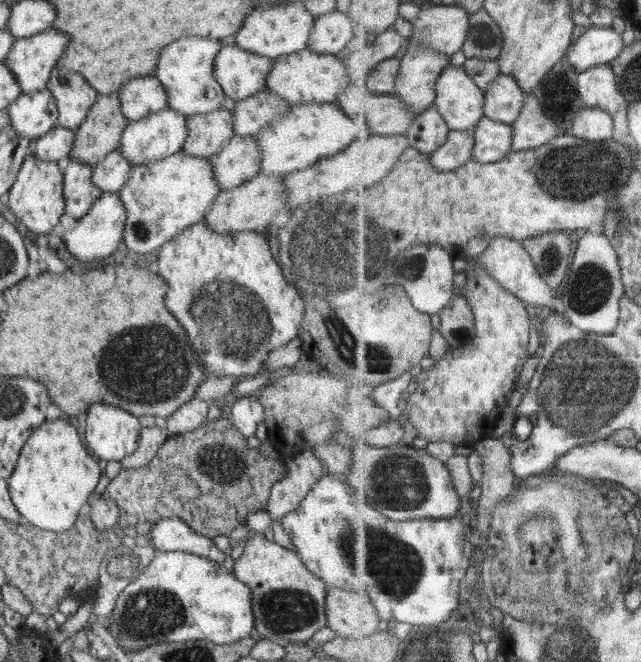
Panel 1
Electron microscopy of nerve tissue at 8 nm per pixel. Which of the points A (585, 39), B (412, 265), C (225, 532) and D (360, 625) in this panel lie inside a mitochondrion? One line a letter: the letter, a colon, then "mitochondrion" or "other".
A: other
B: mitochondrion
C: other
D: other

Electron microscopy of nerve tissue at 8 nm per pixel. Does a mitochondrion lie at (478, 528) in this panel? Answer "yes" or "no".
no

